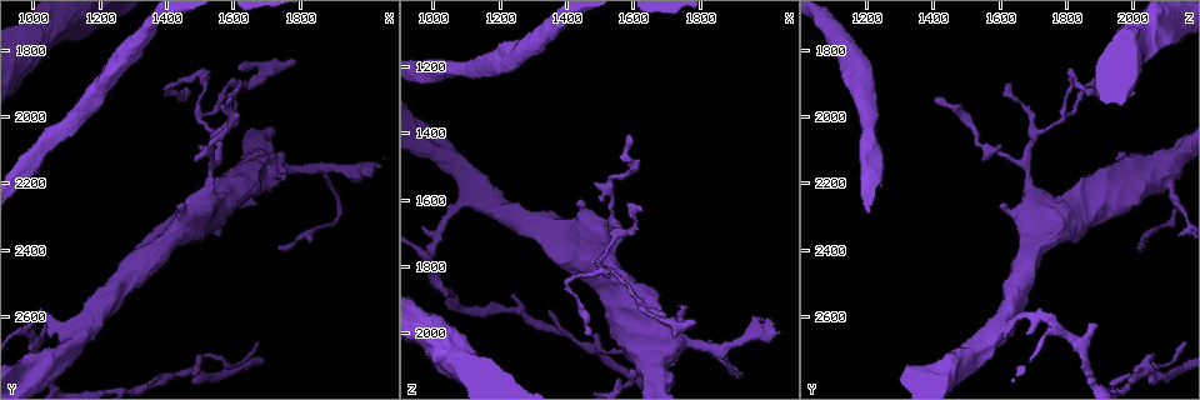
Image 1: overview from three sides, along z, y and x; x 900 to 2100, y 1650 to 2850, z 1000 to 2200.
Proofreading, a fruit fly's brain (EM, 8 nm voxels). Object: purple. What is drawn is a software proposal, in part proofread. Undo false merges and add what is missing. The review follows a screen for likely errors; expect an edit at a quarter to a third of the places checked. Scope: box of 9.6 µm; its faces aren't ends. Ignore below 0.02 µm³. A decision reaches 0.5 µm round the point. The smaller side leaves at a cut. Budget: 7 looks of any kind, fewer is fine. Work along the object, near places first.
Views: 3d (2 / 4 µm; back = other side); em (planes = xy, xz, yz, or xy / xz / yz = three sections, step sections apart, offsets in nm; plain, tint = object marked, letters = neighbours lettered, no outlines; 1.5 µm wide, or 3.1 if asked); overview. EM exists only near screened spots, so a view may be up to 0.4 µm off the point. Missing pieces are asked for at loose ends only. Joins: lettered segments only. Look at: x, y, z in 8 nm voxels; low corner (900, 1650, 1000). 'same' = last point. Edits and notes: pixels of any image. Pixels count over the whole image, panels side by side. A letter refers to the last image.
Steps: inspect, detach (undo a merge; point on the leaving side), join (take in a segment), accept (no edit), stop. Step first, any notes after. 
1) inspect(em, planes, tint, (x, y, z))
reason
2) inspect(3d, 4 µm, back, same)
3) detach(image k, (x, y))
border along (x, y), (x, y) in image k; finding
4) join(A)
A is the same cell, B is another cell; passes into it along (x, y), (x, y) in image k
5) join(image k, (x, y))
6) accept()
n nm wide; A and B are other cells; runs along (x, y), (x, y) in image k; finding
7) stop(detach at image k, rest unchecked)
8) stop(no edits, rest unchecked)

inspect(em, planes, letters, (1430, 2280, 1610))
thick end

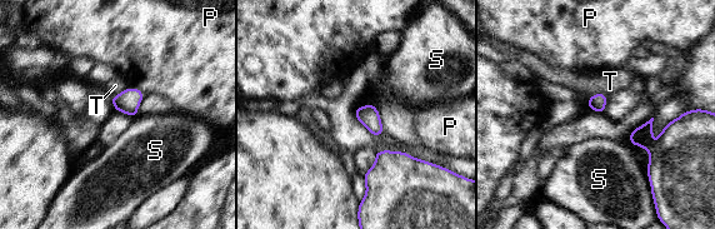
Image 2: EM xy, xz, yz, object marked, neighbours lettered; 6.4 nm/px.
accept()
P, S and T are other cells; border along (606, 95), (594, 93), (585, 101) in image 2; no lettered segment goes on from it

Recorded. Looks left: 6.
inspect(em, planes, letters, (1480, 2770, 2030))
arms part here

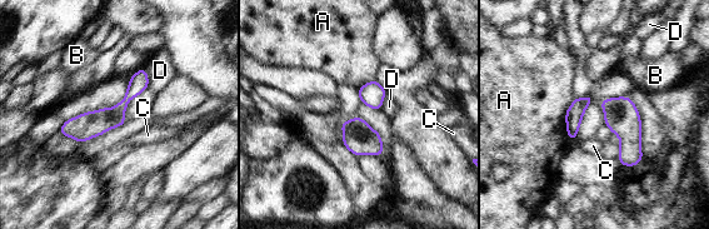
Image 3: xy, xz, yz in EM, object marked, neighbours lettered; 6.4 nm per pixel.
accept()
A, B, C and D are other cells; runs along (141, 71), (109, 118), (63, 130) in image 3; all the same neuron

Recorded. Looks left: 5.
inspect(3d, 2 µm, (1790, 1850, 1970))
an open end

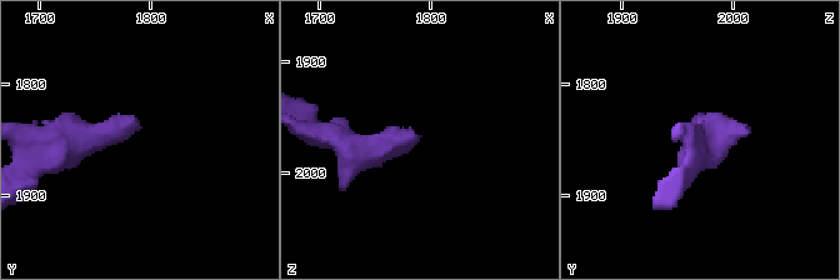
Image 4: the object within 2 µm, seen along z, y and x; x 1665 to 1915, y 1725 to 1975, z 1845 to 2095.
inspect(em, planes, plain, (1792, 1840, 1970))
now the EM

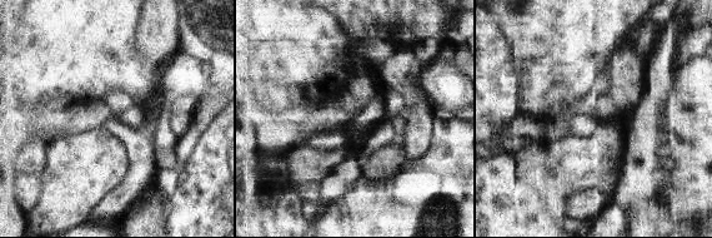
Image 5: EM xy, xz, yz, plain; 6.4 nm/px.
inspect(em, planes, letters, same)

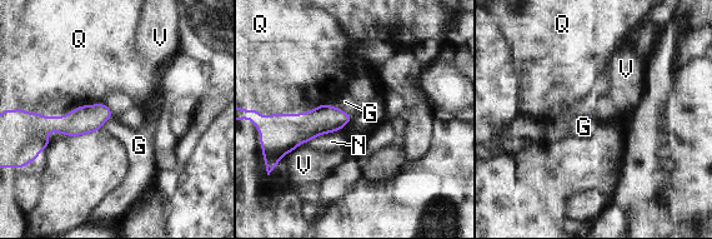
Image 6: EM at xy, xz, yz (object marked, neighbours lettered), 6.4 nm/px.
accept()
G, N, Q and V are other cells; no lettered segment goes on from it

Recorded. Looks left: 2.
stop(no edits, rest unchecked)

